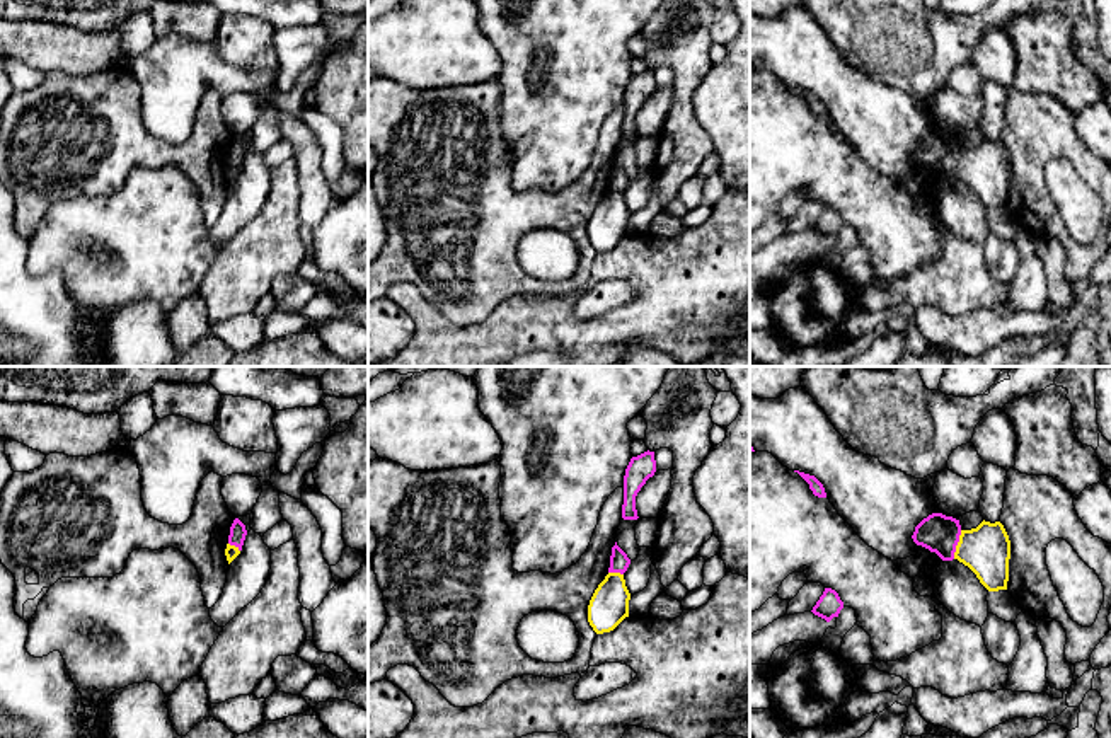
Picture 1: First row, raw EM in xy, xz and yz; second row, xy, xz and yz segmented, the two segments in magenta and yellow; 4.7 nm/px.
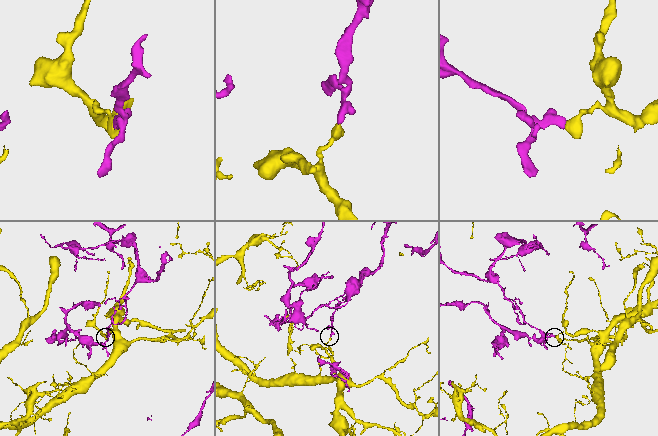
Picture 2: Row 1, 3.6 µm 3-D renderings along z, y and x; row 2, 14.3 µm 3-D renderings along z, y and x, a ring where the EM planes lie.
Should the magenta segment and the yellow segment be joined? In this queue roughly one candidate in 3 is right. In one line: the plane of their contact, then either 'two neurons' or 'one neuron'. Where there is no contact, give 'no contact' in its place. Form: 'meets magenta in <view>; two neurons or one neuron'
meets magenta in yz; two neurons

